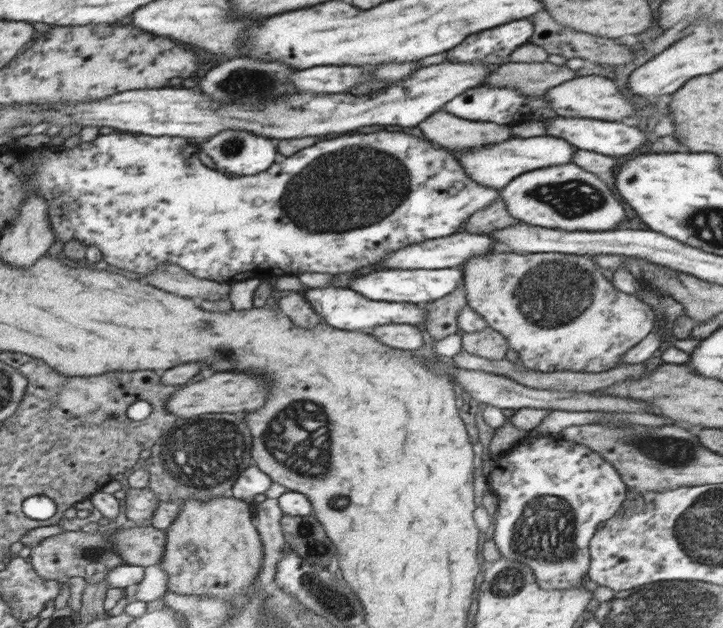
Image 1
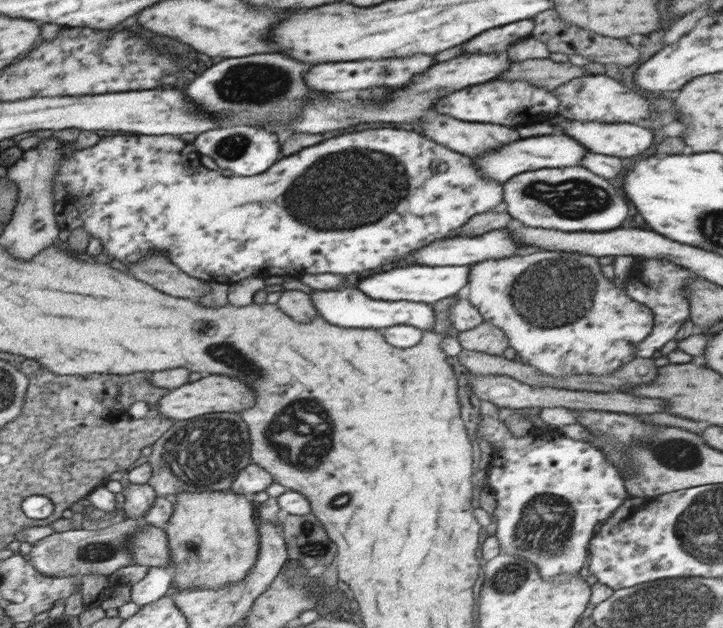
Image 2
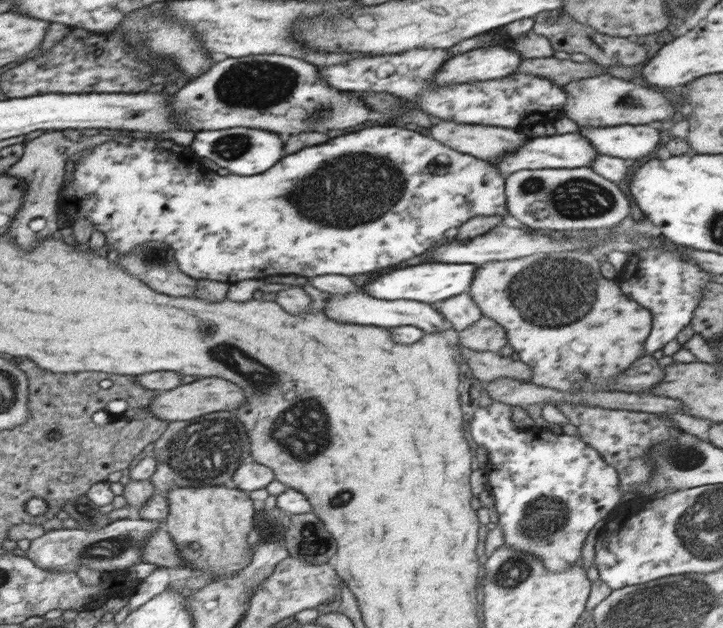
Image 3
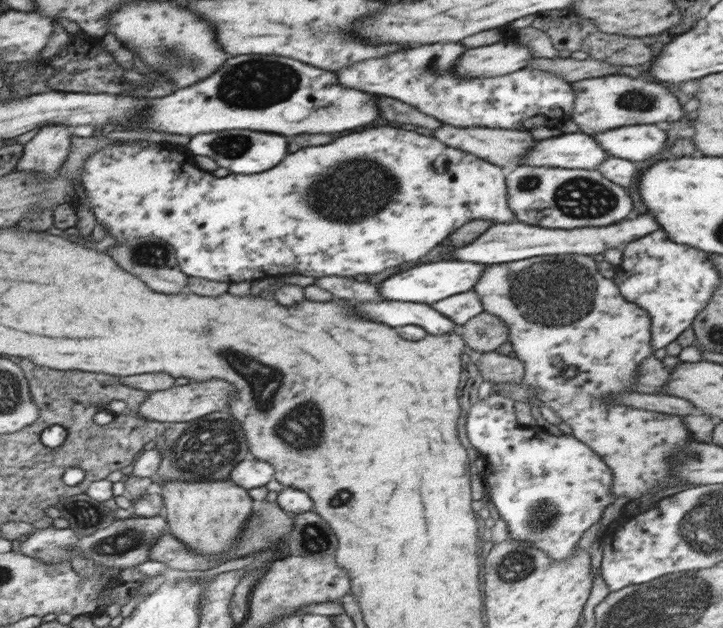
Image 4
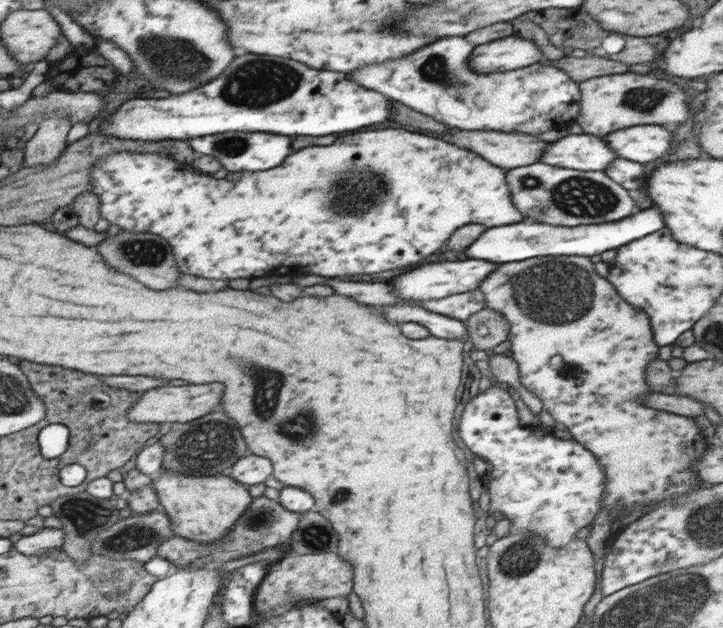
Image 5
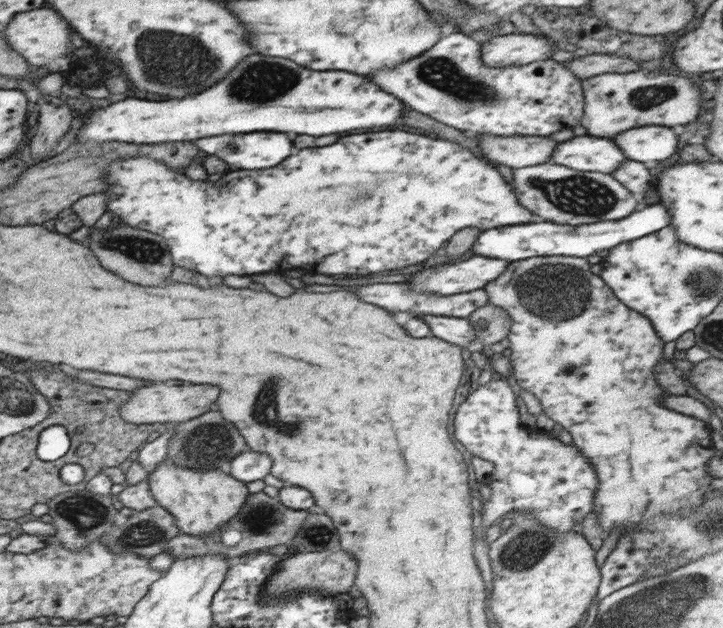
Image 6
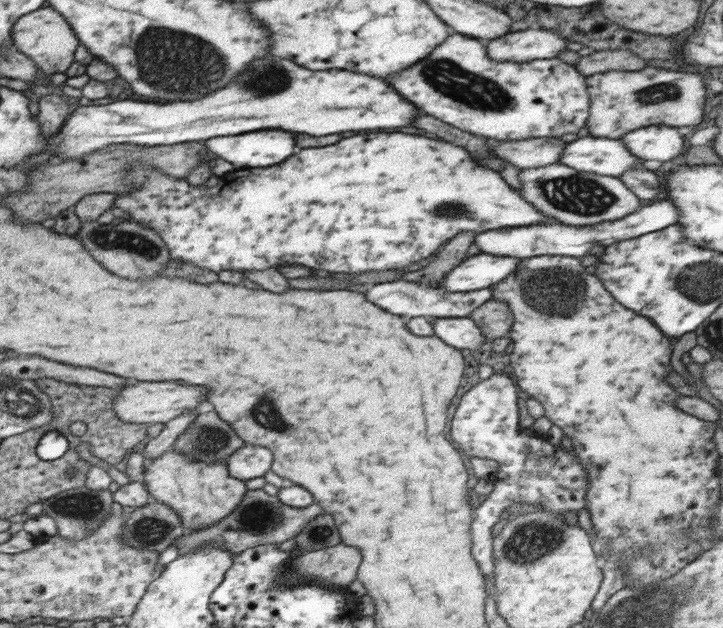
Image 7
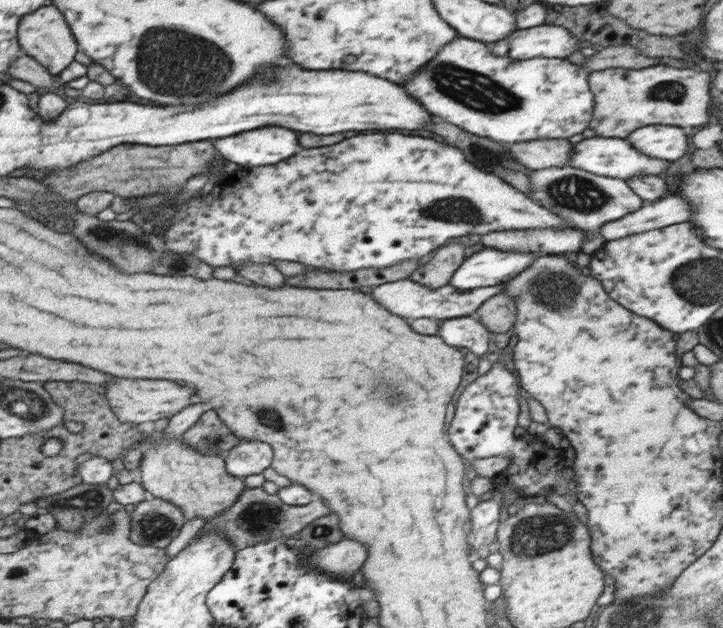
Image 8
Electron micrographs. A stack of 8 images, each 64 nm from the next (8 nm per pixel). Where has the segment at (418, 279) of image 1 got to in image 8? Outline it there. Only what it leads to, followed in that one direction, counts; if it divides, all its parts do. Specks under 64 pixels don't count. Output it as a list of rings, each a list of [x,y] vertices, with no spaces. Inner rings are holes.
[[[484,247],[469,257],[463,257],[464,262],[448,283],[460,290],[503,284],[524,272],[539,255],[534,251],[504,251]]]

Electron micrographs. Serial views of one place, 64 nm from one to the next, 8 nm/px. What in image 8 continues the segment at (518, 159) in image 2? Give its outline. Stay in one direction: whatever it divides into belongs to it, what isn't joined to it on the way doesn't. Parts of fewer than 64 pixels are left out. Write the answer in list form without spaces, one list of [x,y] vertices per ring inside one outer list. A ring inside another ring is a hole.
[[[594,136],[584,138],[580,144],[574,144],[572,148],[572,166],[598,174],[598,176],[608,176],[608,178],[622,178],[626,181],[634,176],[664,176],[668,170],[670,162],[660,160],[660,158],[648,158],[640,151],[634,150],[632,144],[624,138],[604,138]]]

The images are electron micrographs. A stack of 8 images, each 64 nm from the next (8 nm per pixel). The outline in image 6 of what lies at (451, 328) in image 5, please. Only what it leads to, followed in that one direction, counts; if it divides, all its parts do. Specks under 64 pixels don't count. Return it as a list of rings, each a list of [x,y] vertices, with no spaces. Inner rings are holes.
[[[412,314],[412,316],[422,317],[435,337],[446,340],[450,344],[456,344],[462,349],[476,340],[476,331],[472,328],[472,323],[468,318],[428,316],[428,314]]]

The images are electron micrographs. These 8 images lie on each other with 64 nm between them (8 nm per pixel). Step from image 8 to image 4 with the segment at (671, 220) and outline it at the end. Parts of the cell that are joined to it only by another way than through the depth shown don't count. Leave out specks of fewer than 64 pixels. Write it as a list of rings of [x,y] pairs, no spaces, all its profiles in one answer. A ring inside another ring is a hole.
[[[640,214],[634,220],[626,218],[622,222],[617,222],[608,226],[601,227],[578,227],[573,229],[553,229],[530,224],[492,224],[486,232],[482,233],[476,240],[472,240],[466,246],[454,248],[449,252],[451,259],[458,259],[464,262],[478,262],[485,265],[502,264],[533,256],[548,256],[556,254],[586,254],[596,255],[604,250],[618,247],[620,244],[632,242],[634,238],[646,236],[654,230],[658,230],[660,224],[652,214]]]

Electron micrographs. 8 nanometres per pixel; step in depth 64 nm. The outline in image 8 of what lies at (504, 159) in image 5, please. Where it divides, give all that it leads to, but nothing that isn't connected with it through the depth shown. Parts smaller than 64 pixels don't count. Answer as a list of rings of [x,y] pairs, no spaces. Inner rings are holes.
[[[538,140],[526,144],[512,144],[508,153],[532,170],[570,166],[572,146],[568,140]]]

